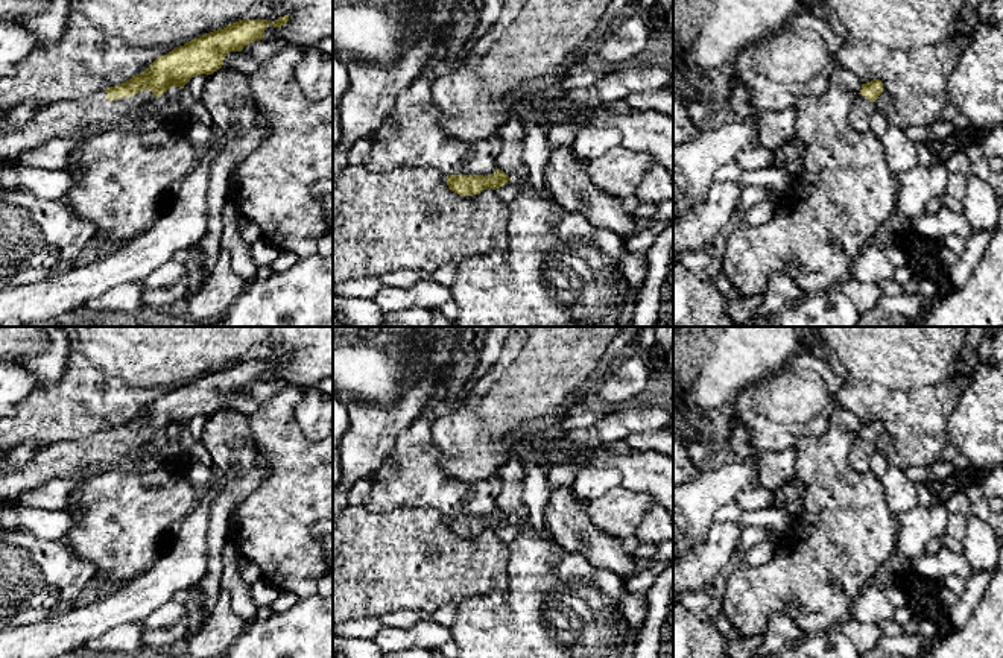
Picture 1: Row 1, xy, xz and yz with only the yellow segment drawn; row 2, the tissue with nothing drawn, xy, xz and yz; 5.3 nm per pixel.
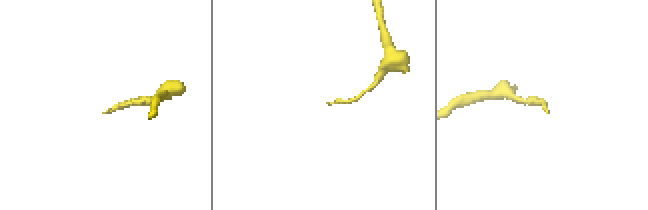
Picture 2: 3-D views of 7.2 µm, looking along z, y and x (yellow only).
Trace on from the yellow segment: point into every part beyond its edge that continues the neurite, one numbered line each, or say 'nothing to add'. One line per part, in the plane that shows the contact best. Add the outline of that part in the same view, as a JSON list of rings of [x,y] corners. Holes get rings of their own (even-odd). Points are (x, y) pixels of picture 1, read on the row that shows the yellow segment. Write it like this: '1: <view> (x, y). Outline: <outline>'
1: xy (66, 119). Outline: [[[102,90],[85,99],[58,102],[38,111],[20,128],[11,126],[0,114],[0,160],[17,160],[23,152],[35,149],[52,138],[70,138],[93,128],[99,128],[103,132],[111,129],[132,132],[140,129],[143,119],[147,115],[155,117],[161,126],[175,125],[172,119],[161,114],[160,97],[149,90],[117,100],[108,100],[106,91]]]

